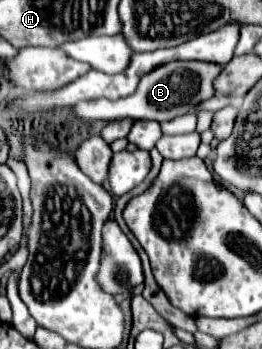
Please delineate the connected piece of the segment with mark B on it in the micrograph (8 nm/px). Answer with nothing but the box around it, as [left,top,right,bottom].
[73,62,223,120]

